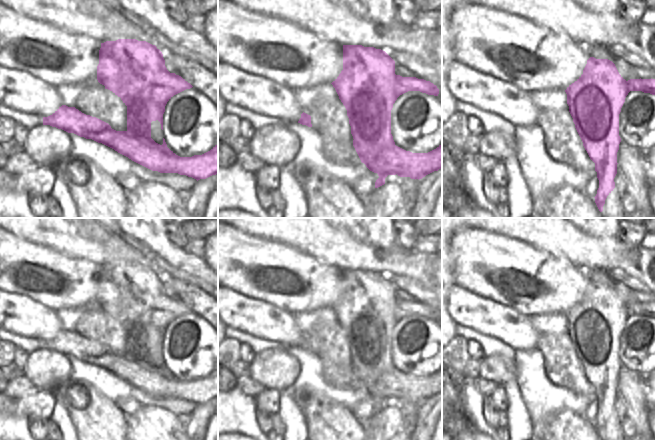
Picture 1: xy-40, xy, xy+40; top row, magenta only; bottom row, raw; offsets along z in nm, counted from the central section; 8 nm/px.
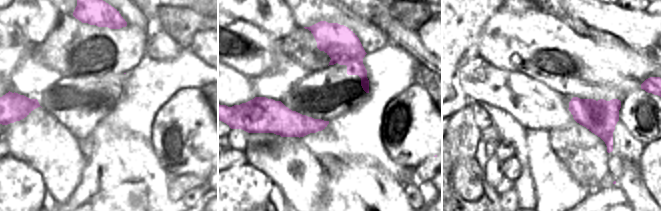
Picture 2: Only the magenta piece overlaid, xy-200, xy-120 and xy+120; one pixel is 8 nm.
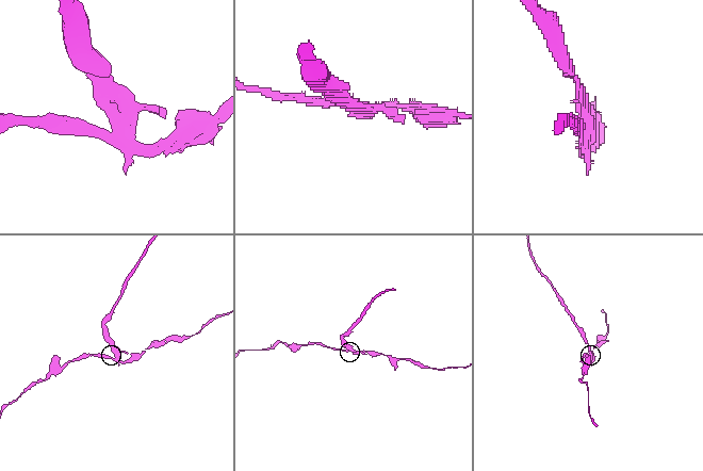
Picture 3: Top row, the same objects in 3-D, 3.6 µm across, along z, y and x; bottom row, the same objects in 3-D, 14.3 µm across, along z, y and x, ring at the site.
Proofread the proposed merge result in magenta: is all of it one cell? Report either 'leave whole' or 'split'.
split

